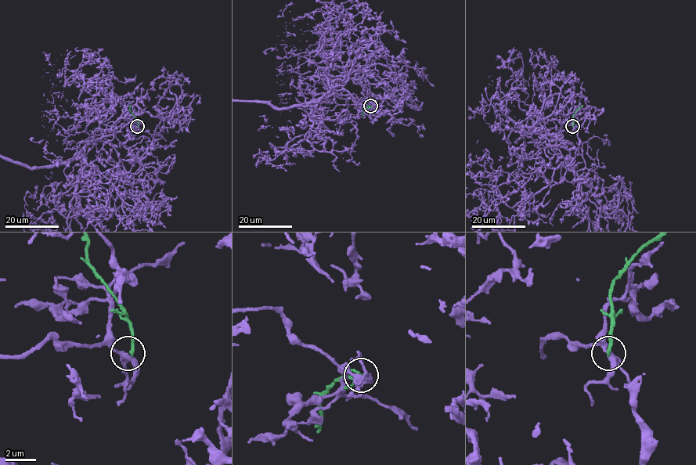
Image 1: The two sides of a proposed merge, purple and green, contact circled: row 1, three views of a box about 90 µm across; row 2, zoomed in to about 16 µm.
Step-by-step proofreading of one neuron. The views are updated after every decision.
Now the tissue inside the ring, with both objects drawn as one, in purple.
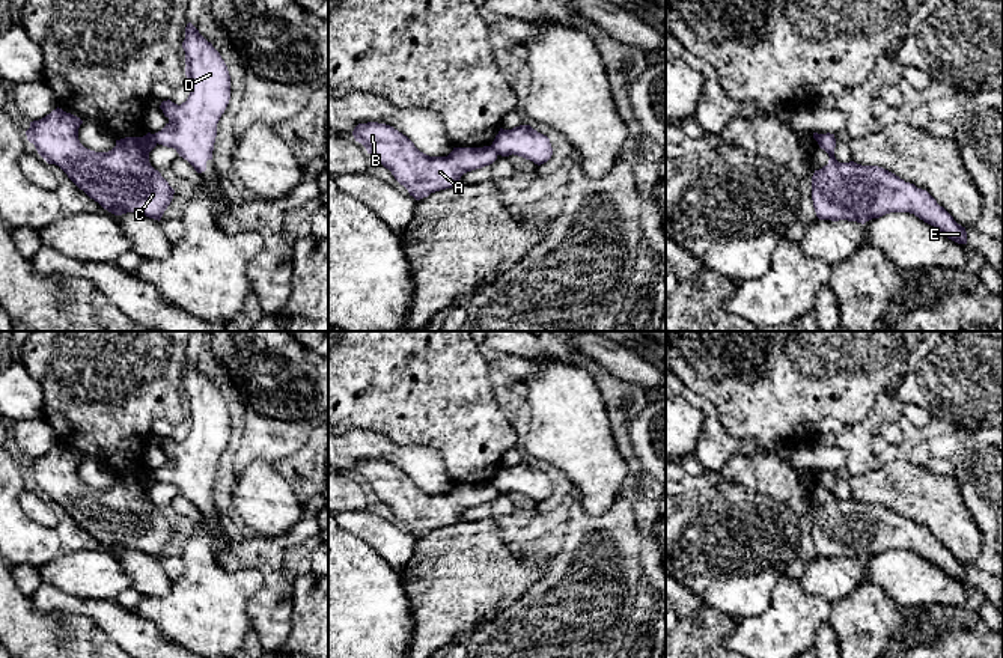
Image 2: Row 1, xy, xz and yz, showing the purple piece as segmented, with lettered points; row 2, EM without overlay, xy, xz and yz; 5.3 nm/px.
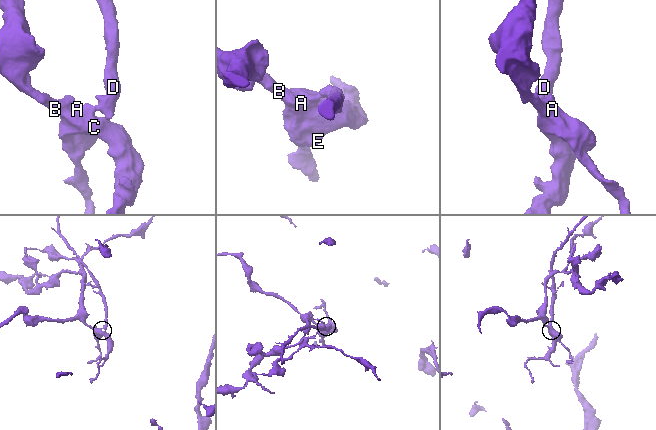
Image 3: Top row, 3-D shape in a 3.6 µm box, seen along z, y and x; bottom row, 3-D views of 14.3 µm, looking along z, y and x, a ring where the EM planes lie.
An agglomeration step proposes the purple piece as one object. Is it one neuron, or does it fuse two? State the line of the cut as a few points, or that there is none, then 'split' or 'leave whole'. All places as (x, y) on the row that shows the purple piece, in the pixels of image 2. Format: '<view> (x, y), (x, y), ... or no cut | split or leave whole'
xz (491, 145), (497, 154) | split

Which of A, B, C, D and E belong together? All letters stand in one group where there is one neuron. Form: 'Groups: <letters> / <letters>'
Groups: A B C E / D

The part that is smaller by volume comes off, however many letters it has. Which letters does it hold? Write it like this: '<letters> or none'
D

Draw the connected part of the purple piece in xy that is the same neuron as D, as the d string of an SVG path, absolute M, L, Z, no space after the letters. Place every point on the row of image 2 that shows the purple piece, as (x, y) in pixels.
M191 23L185 27L182 48L185 51L185 75L191 90L187 101L181 105L170 99L161 102L160 108L169 122L161 131L154 134L154 139L158 145L173 148L197 173L202 173L206 170L206 161L212 160L217 123L230 99L230 75L220 53Z

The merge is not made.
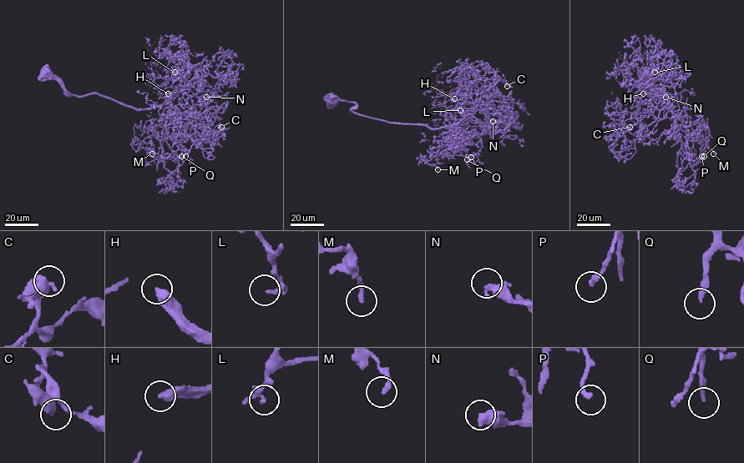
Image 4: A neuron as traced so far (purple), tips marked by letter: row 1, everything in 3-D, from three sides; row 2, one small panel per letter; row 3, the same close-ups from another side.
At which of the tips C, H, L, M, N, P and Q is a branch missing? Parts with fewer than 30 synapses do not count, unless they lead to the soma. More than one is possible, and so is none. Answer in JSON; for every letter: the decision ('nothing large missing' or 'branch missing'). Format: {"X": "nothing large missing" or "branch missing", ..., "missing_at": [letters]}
{"C": "nothing large missing", "H": "branch missing", "L": "nothing large missing", "M": "nothing large missing", "N": "nothing large missing", "P": "branch missing", "Q": "branch missing", "missing_at": ["H", "P", "Q"]}

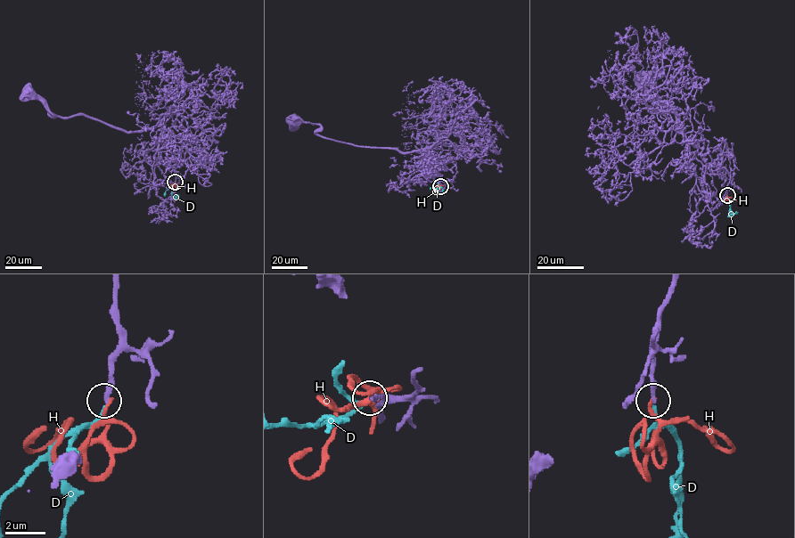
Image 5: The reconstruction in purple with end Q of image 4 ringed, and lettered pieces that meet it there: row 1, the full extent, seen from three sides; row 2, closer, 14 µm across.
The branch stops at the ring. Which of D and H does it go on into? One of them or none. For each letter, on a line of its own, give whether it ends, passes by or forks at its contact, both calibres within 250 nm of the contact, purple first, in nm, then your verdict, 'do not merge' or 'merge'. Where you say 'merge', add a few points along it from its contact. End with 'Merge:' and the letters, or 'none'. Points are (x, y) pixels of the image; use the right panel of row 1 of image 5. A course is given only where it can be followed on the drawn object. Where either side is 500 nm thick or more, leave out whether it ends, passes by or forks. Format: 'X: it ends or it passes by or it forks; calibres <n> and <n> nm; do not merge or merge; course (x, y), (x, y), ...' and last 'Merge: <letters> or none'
D: it ends; calibres 220 and 160 nm; merge; course (727, 195), (730, 210), (736, 214), (728, 216)
H: it ends; calibres 280 and 190 nm; do not merge
Merge: D

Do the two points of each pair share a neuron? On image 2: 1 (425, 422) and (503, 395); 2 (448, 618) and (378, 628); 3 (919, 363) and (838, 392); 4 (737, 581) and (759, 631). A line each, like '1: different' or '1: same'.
1: different
2: different
3: different
4: different

